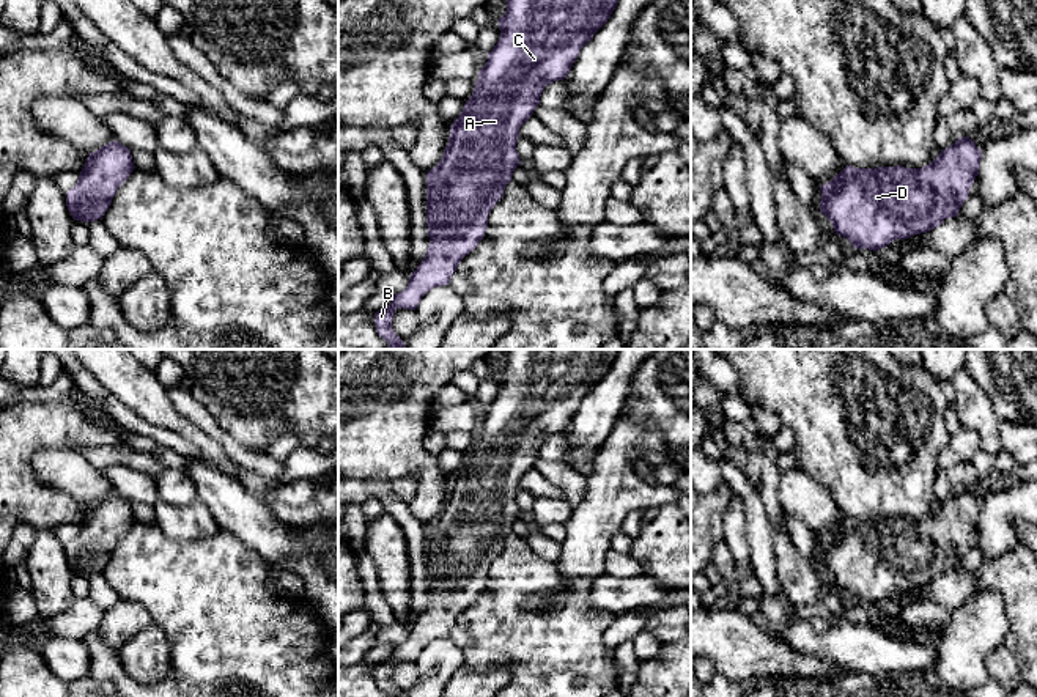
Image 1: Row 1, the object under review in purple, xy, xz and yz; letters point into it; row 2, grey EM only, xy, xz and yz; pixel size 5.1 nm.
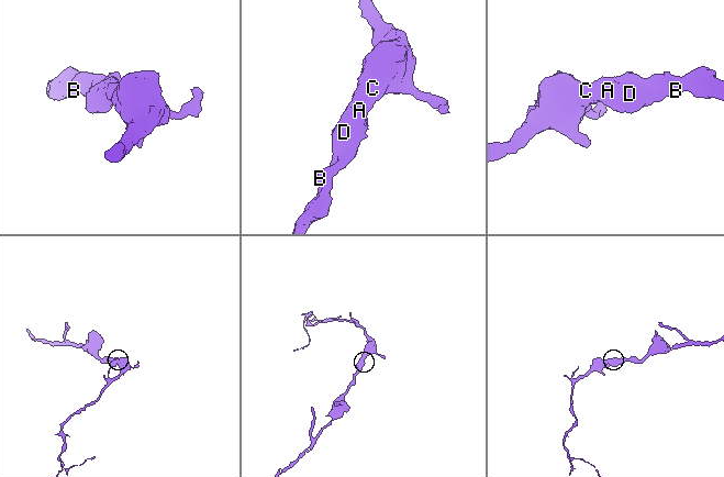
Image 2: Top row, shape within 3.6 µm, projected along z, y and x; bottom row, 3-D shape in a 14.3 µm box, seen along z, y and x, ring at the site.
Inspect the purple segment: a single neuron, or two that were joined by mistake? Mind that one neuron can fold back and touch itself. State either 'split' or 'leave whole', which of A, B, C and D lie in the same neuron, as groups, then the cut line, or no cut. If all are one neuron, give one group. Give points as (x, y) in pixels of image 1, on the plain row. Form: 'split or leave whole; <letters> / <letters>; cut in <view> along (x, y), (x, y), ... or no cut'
leave whole; A B C D; no cut

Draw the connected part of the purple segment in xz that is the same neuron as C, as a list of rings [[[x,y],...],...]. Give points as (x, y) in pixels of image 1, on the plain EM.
[[[505,349],[507,363],[497,373],[500,390],[488,404],[478,433],[463,464],[450,478],[448,496],[439,516],[426,526],[426,579],[430,598],[409,628],[408,639],[375,666],[378,688],[387,697],[404,697],[393,684],[397,661],[415,662],[433,640],[450,636],[461,612],[483,592],[488,568],[504,549],[519,514],[519,480],[532,469],[546,437],[566,431],[581,401],[607,374],[618,349]]]

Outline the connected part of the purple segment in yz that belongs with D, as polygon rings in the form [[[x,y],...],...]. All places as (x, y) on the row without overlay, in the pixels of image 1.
[[[958,489],[922,521],[847,518],[820,538],[820,565],[858,601],[880,603],[957,570],[979,527],[982,503]]]

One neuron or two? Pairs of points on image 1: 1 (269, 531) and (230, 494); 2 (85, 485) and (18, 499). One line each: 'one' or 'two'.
1: one
2: two

